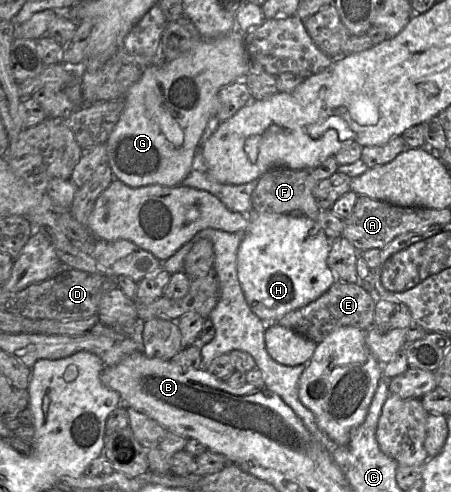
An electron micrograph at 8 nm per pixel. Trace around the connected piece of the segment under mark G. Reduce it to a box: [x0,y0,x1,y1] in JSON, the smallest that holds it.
[104,22,250,188]

